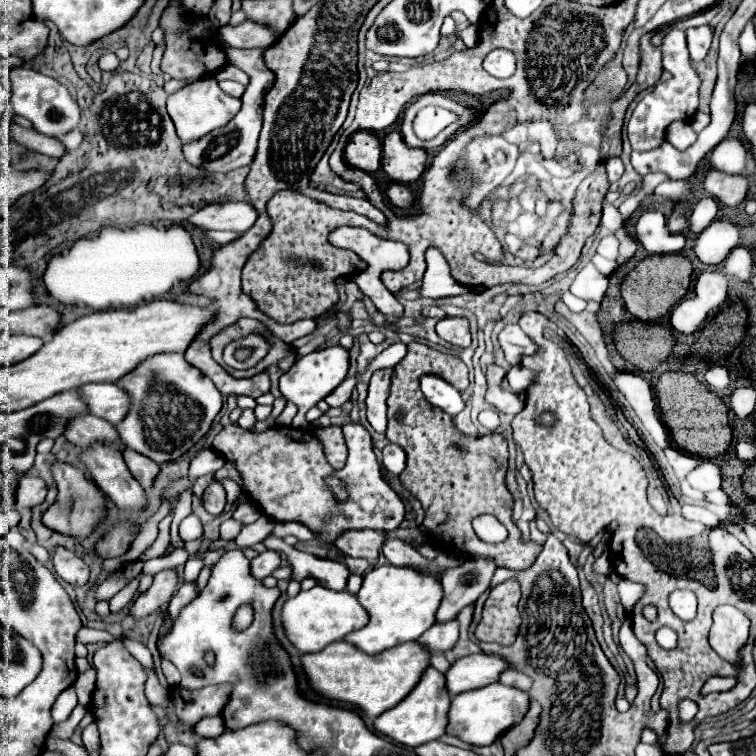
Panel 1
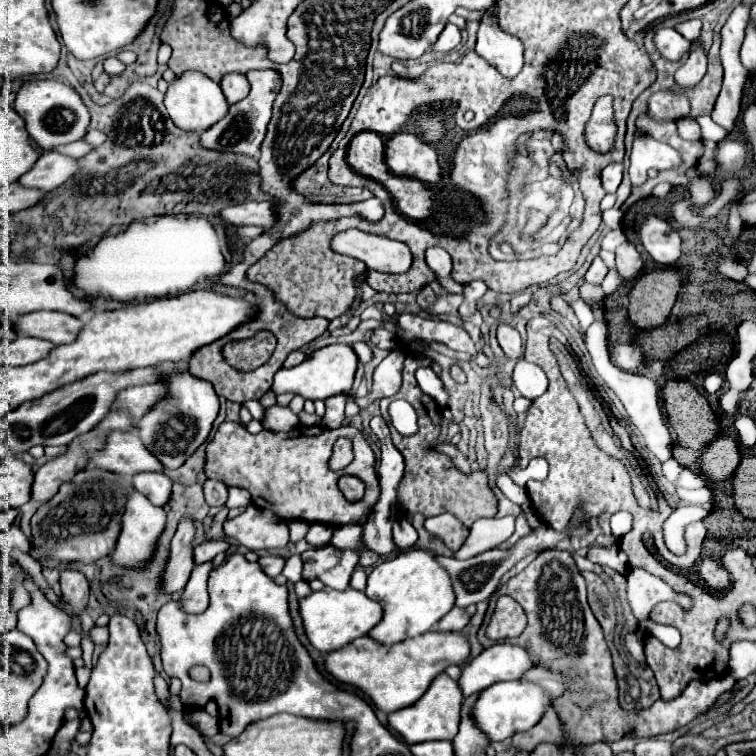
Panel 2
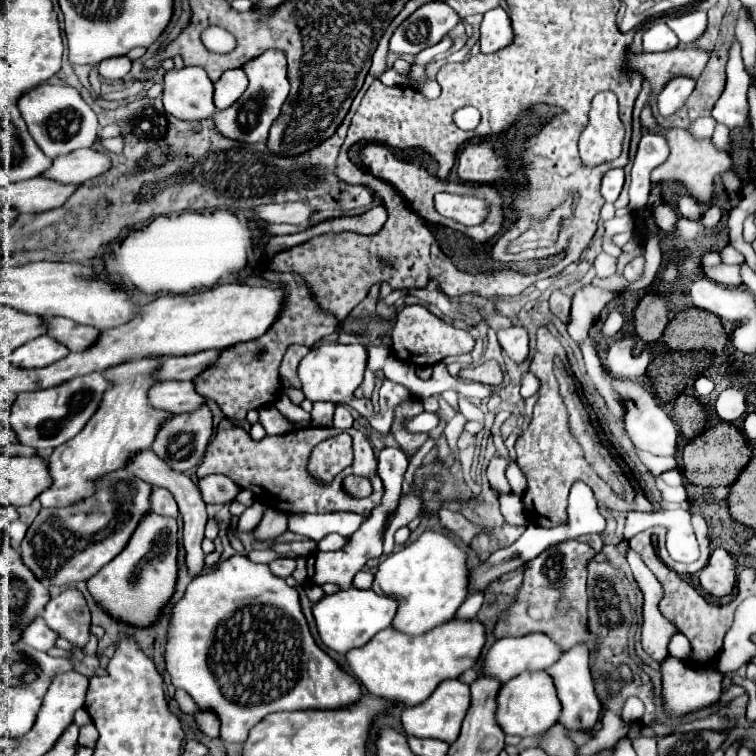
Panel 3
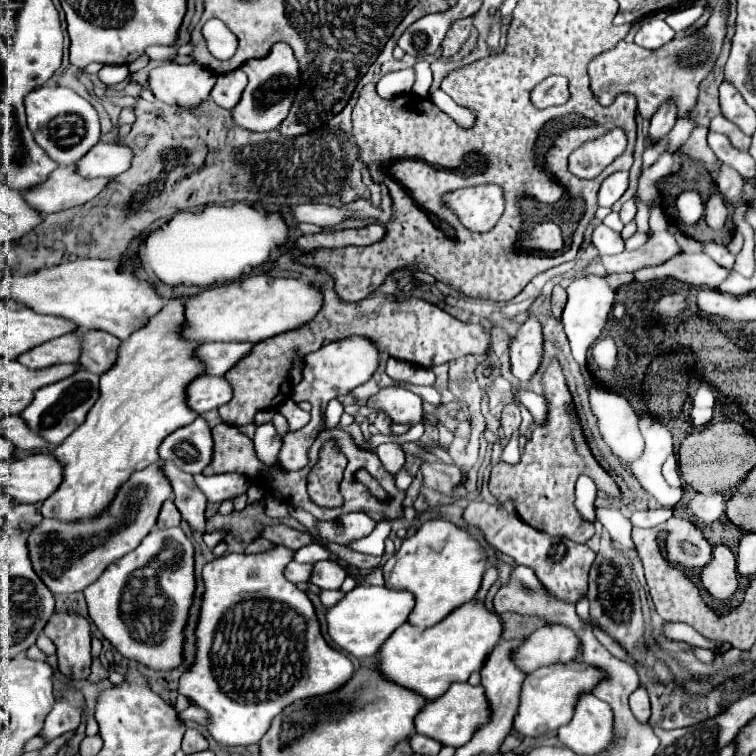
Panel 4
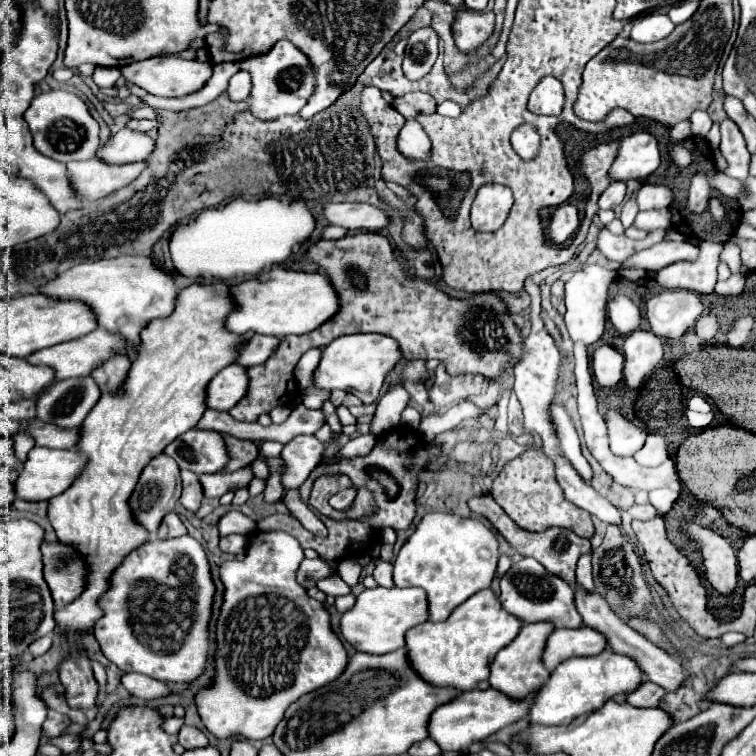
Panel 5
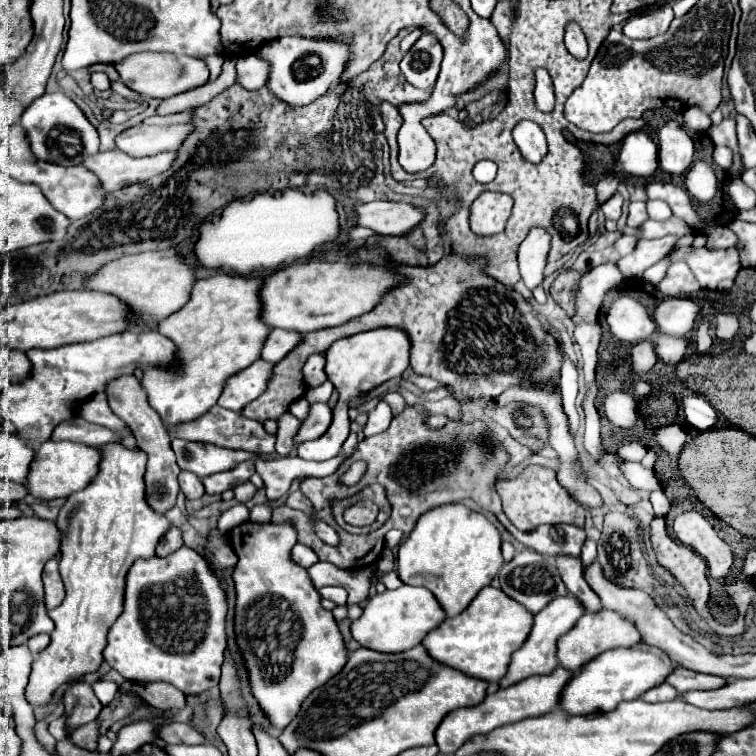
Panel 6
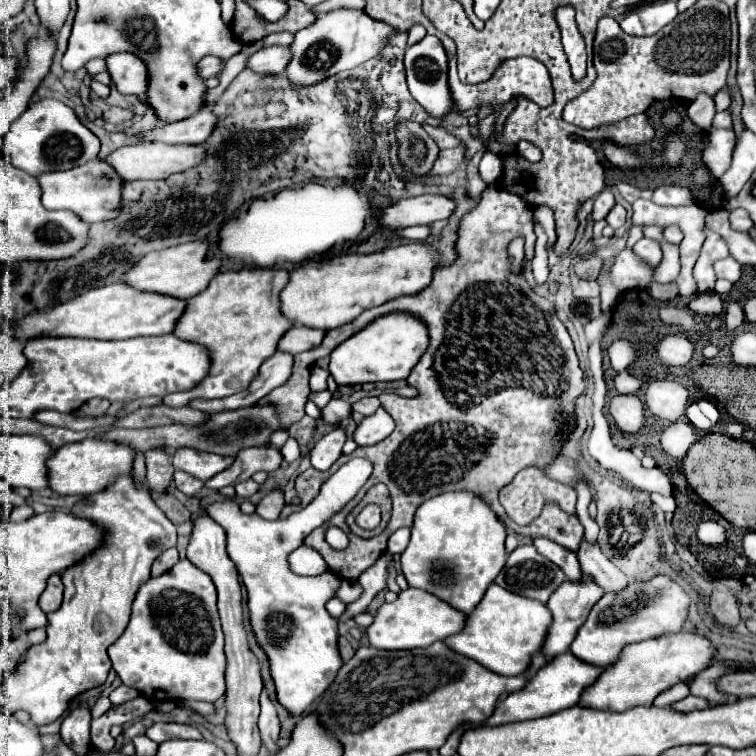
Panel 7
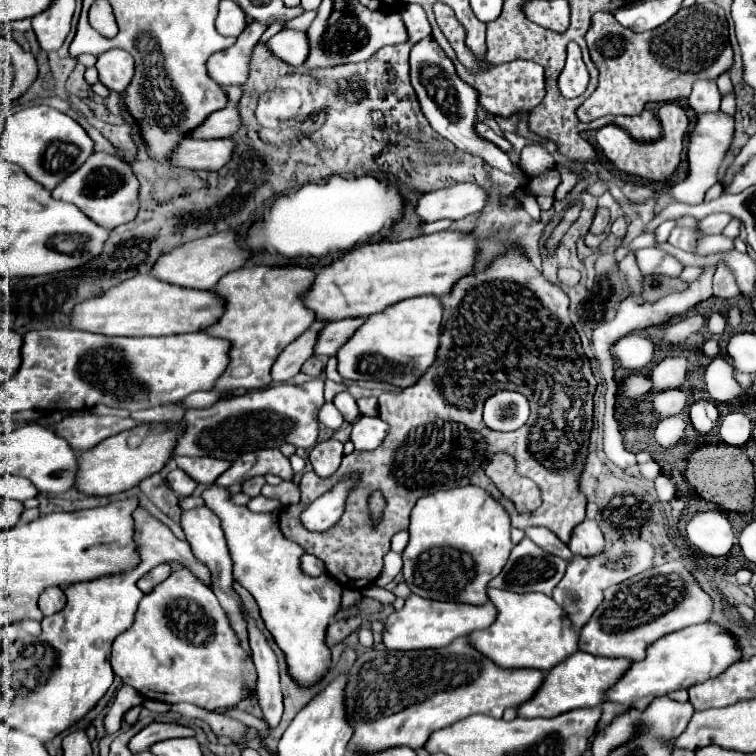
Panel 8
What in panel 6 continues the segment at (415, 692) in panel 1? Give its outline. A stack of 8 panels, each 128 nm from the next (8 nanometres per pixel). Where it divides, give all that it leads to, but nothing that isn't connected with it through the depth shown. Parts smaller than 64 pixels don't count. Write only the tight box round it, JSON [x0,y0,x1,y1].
[436,668,572,754]

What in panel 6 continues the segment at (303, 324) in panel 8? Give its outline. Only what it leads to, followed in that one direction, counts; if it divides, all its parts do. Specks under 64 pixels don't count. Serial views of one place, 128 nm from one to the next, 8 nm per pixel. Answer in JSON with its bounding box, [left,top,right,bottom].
[142,274,268,426]

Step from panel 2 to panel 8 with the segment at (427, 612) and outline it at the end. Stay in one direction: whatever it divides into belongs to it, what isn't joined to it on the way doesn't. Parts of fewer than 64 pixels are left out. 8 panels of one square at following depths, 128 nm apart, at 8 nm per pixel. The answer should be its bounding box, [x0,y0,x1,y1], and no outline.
[402,486,512,606]

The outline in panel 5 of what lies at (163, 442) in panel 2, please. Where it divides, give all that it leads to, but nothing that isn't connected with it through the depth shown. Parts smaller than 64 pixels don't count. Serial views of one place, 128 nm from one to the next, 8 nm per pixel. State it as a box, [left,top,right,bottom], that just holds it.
[164,428,228,474]

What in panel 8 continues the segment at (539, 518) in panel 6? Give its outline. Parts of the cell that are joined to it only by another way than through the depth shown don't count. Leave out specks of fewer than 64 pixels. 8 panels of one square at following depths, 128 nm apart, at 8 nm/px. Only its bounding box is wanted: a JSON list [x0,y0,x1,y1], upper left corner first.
[486,454,542,512]

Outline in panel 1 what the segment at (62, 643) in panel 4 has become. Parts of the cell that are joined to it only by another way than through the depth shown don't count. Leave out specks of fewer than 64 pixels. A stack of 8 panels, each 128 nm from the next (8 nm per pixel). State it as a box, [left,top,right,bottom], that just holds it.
[52,546,88,586]

